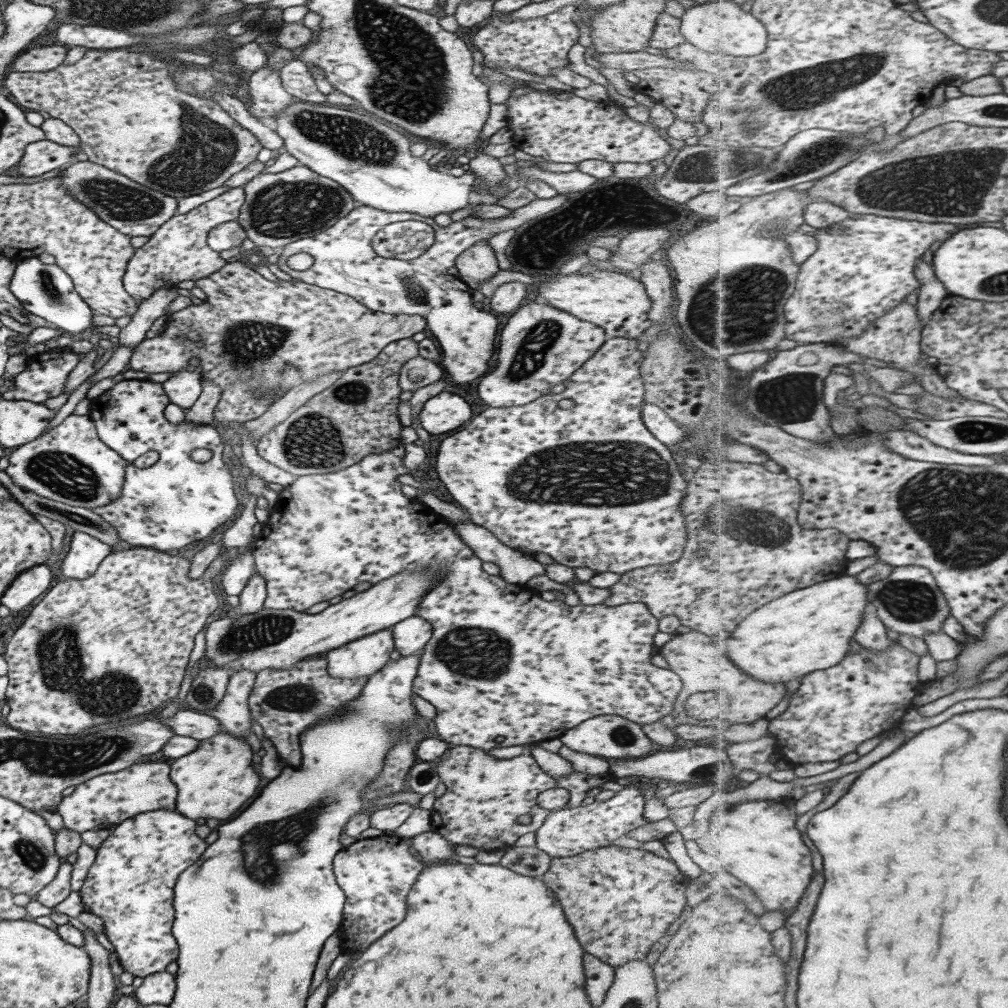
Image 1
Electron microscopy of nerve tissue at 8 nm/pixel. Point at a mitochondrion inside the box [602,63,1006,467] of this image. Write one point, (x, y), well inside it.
(956, 185)

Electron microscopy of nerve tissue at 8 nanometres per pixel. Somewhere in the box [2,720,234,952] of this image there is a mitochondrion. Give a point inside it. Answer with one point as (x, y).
(32, 855)

